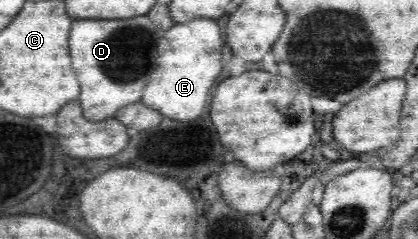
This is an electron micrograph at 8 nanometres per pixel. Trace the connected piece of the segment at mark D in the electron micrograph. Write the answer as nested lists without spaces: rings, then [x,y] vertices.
[[[148,16],[129,19],[76,20],[70,30],[72,64],[82,86],[80,104],[84,118],[100,121],[113,117],[128,104],[138,103],[144,86],[158,66],[158,42],[162,31]]]

